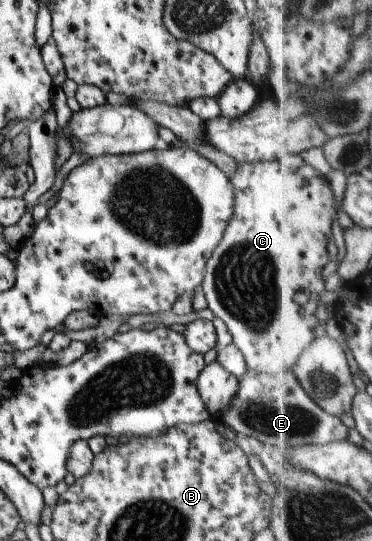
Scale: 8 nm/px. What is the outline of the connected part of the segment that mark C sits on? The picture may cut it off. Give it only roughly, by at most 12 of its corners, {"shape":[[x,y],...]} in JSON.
{"shape":[[303,155],[238,163],[202,290],[249,370],[316,342],[340,200]]}

